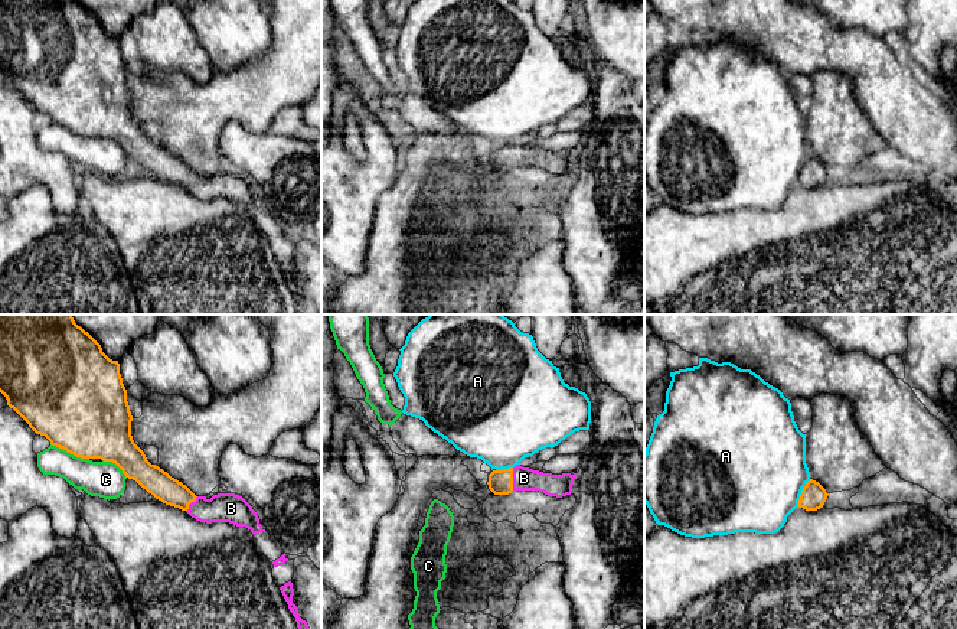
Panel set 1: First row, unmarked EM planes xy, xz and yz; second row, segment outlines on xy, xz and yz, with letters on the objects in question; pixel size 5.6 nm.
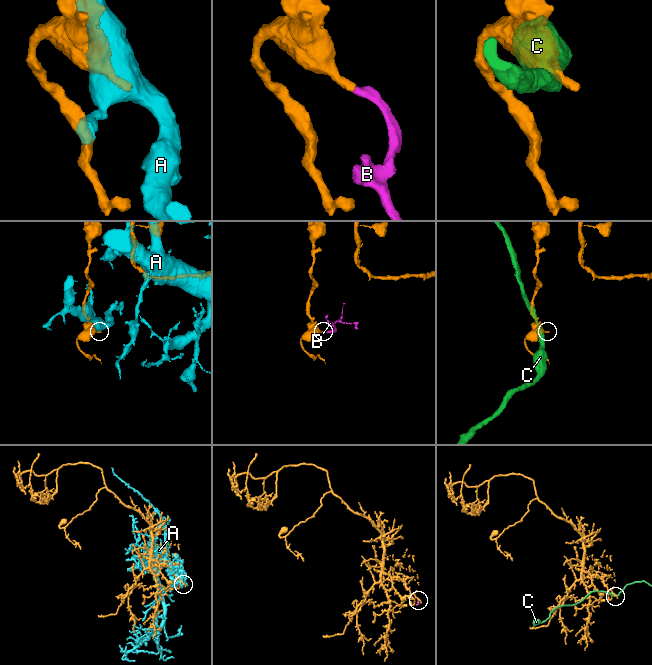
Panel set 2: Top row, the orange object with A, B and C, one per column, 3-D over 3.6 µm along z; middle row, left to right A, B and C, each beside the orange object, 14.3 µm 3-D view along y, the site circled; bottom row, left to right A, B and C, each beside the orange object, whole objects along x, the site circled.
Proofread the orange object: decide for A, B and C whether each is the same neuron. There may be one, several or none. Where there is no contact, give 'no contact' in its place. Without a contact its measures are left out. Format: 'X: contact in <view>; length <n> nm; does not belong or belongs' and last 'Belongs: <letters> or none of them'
A: contact in yz; length 180 nm; does not belong
B: contact in xz; length 140 nm; belongs
C: contact in xy; length 240 nm; does not belong
Belongs: B

